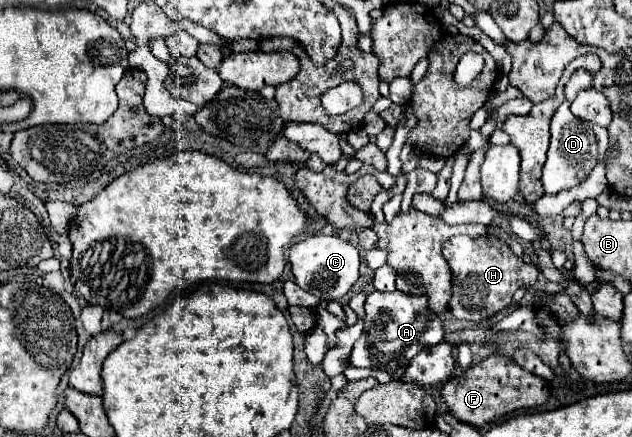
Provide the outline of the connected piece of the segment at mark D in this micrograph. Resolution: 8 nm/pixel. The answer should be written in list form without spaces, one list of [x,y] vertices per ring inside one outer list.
[[[564,102],[558,110],[556,116],[550,122],[550,148],[548,148],[548,160],[542,168],[542,184],[546,194],[556,194],[560,190],[568,190],[576,184],[580,184],[588,172],[600,162],[600,156],[604,158],[610,142],[608,142],[608,130],[596,124],[586,124],[584,120],[578,120],[570,110],[570,102]]]

